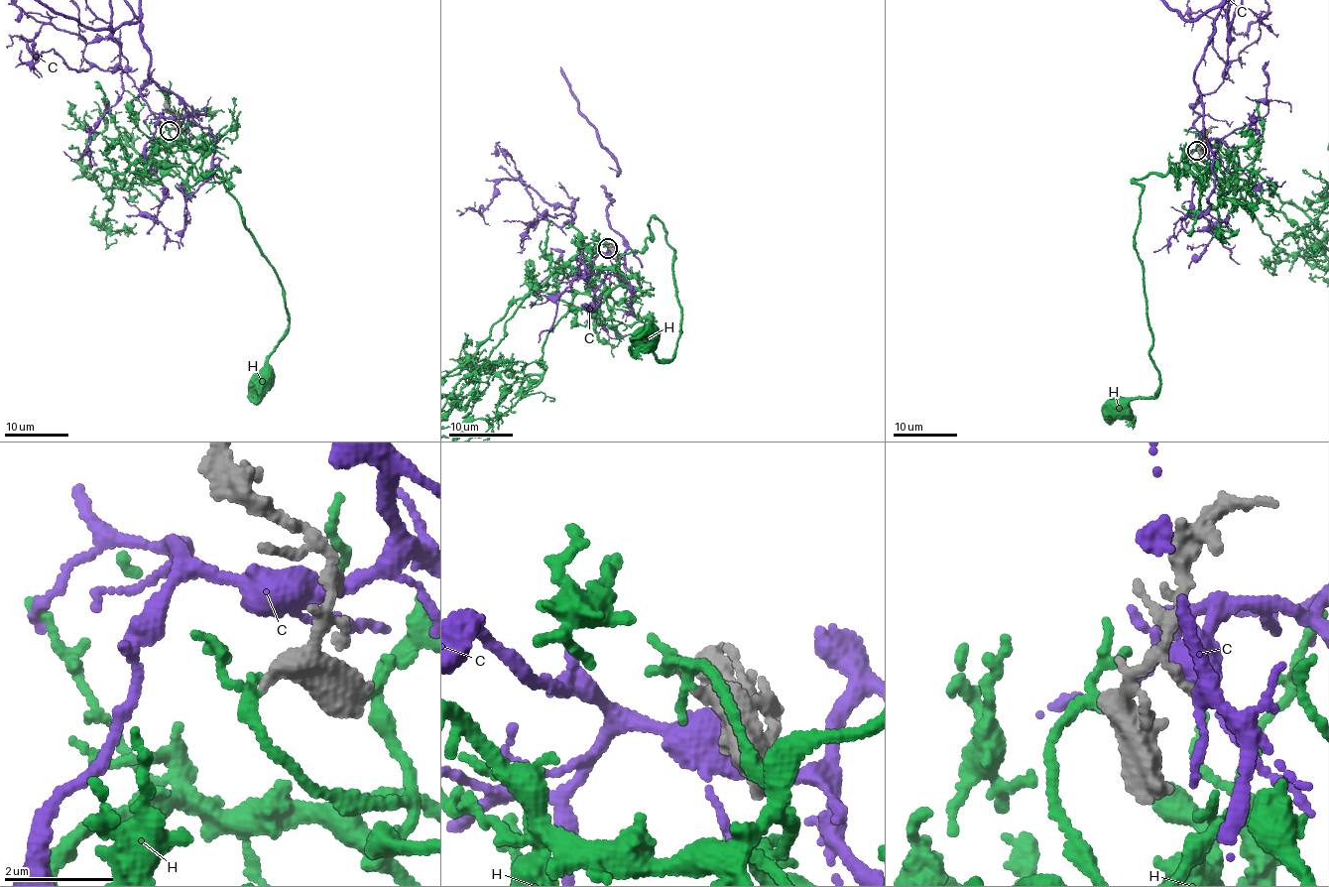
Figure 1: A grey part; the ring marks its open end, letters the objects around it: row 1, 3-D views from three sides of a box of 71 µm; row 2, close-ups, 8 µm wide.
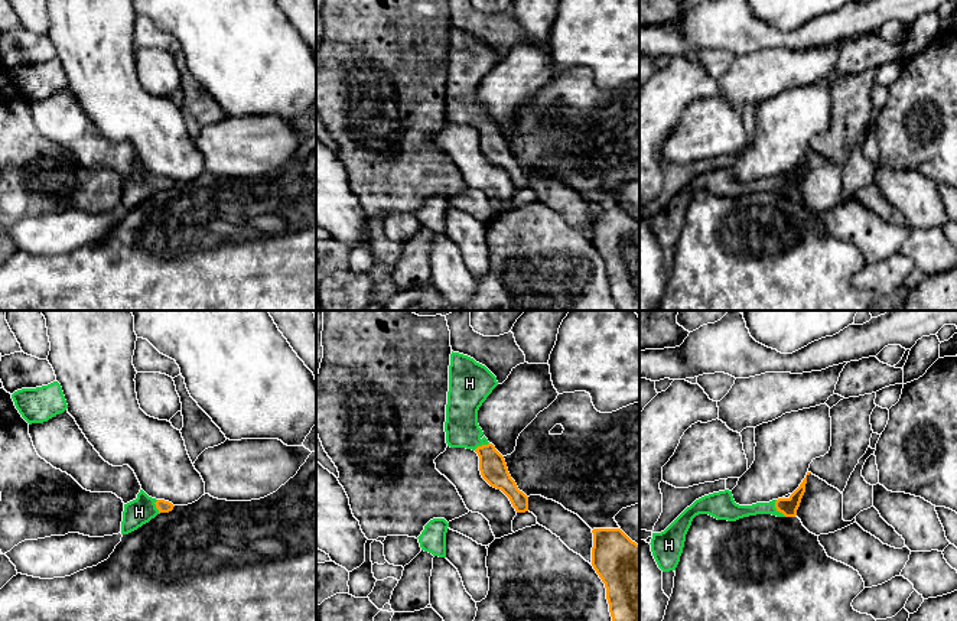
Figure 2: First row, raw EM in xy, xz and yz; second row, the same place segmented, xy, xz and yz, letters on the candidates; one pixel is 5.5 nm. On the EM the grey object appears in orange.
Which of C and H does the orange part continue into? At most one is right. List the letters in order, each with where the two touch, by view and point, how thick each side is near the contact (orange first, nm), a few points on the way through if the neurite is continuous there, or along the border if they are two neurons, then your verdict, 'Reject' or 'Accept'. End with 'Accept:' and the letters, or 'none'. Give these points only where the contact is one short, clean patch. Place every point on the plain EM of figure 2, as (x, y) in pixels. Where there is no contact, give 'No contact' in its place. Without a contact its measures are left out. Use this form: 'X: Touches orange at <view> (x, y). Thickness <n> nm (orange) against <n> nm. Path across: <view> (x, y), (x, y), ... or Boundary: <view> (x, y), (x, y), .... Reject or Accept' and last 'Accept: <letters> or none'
C: No contact. Reject
H: Touches orange at yz (777, 185). Thickness 100 nm (orange) against 110 nm. Path across: yz (788, 184), (777, 185), (732, 188). Accept
Accept: H

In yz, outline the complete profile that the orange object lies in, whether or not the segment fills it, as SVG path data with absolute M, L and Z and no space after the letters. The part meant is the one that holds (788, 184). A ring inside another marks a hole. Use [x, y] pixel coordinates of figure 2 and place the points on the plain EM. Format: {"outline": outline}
{"outline": "M807 152L800 163L788 173L769 179L739 182L732 168L725 166L696 176L687 183L664 208L652 209L651 228L663 248L676 247L683 230L686 211L691 198L699 191L709 191L717 196L736 198L756 191L772 191L777 194L795 194L801 175L805 169Z"}

